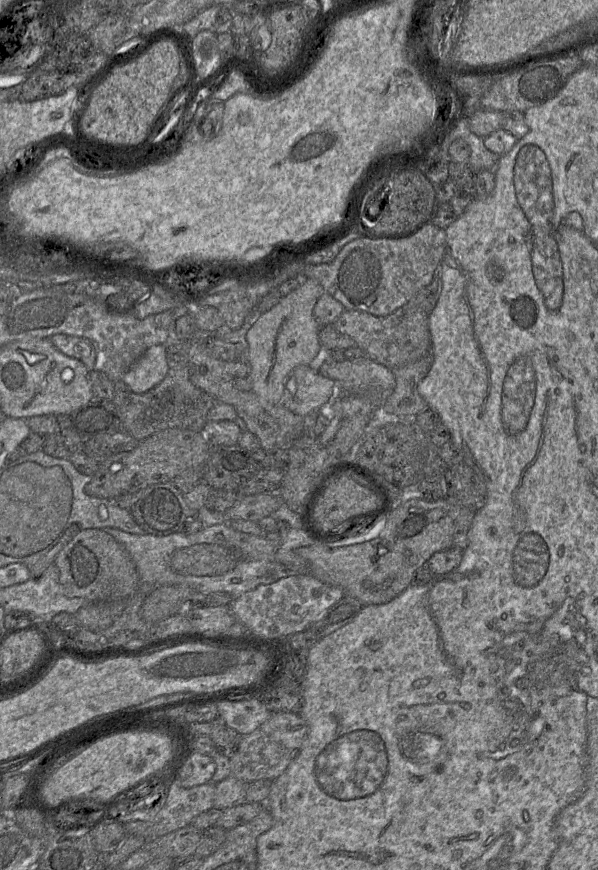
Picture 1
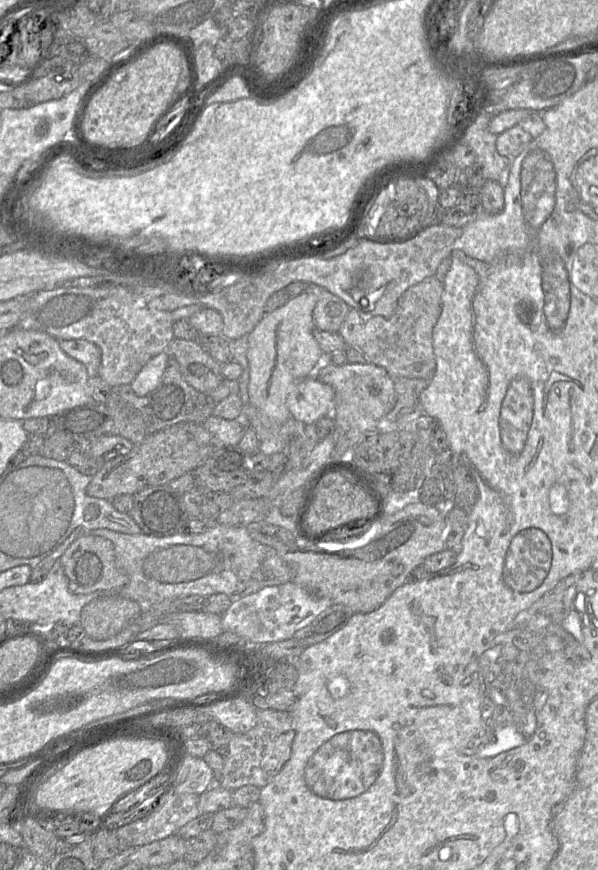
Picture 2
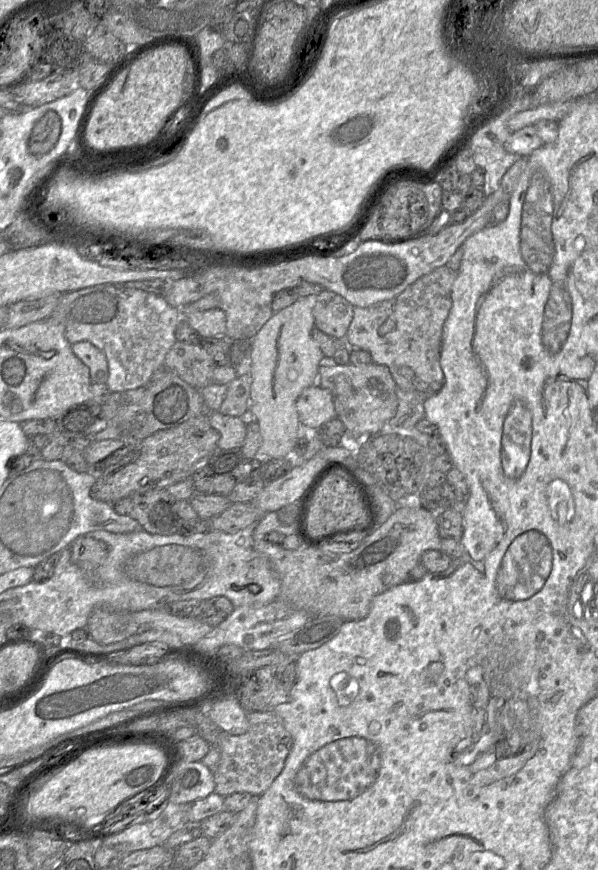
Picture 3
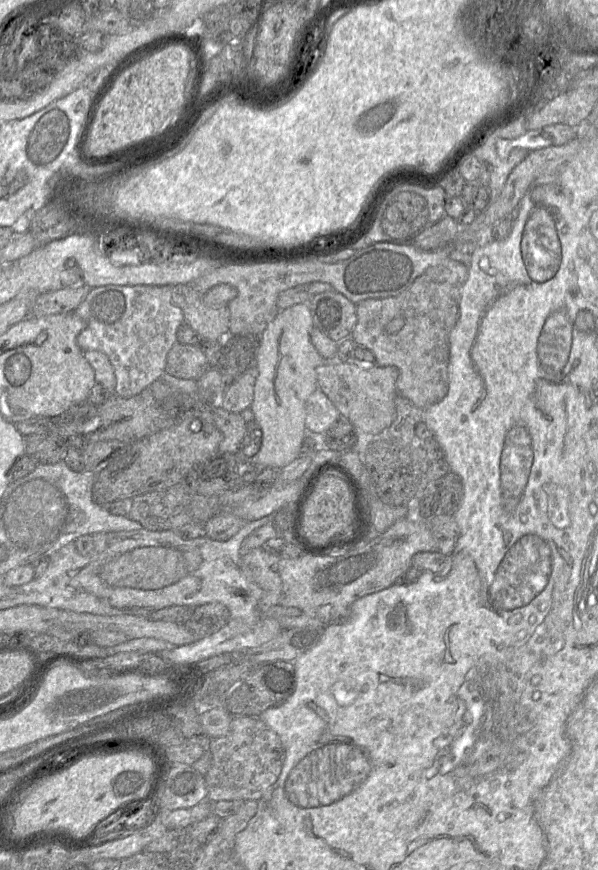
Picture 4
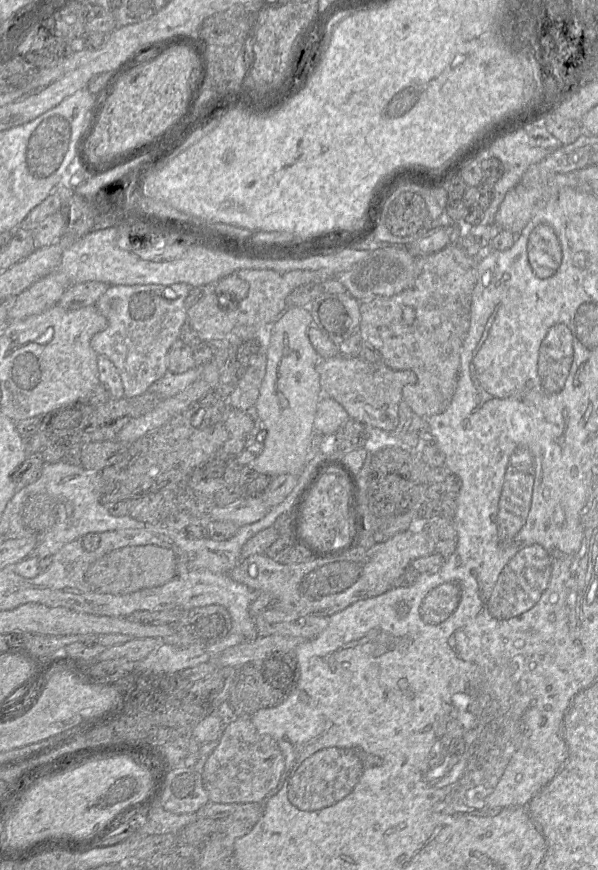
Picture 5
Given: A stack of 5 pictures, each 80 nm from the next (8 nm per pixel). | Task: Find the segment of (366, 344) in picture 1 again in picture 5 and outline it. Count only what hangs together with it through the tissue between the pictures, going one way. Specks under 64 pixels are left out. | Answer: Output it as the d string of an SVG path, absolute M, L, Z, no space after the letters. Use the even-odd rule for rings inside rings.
M449 245L441 251L427 257L416 257L419 260L419 273L414 284L409 289L391 297L375 298L360 302L361 320L359 331L365 344L370 344L381 356L384 364L393 370L410 370L416 375L416 382L407 384L402 390L402 400L415 412L424 419L433 415L442 413L450 404L454 395L457 379L460 369L460 352L463 340L470 326L471 299L472 293L477 280L478 258L468 256L458 245Z

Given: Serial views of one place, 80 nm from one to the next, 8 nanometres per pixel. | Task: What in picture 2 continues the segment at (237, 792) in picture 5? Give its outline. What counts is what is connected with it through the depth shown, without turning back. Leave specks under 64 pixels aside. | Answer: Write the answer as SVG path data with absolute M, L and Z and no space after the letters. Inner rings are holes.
M274 709L257 710L257 724L255 727L244 734L233 734L227 755L224 757L222 779L220 783L216 783L215 785L220 785L229 791L235 791L246 785L253 785L259 788L265 787L280 772L290 758L295 734L294 720L290 711Z

